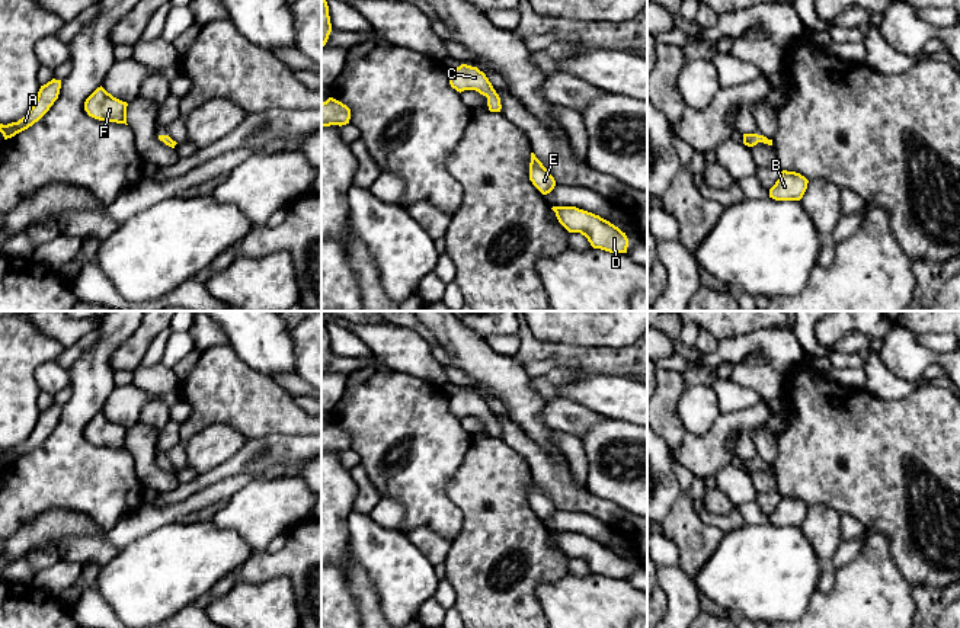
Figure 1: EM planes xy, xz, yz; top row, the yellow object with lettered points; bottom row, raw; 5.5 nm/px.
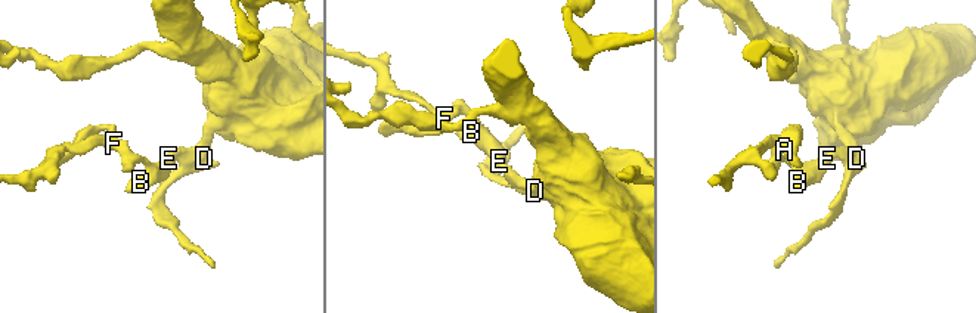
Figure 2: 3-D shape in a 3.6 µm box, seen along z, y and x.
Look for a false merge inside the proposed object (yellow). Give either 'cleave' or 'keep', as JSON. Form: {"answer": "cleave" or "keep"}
{"answer": "keep"}

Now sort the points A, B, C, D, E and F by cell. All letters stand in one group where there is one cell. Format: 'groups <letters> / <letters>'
groups A B C D E F

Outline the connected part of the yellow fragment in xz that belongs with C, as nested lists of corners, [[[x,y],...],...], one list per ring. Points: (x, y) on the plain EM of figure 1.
[[[461,390],[449,397],[449,410],[457,417],[476,416],[487,423],[490,438],[500,438],[500,423],[483,397],[477,392]]]

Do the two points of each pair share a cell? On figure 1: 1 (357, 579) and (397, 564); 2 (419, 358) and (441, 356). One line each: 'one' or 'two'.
1: two
2: two

